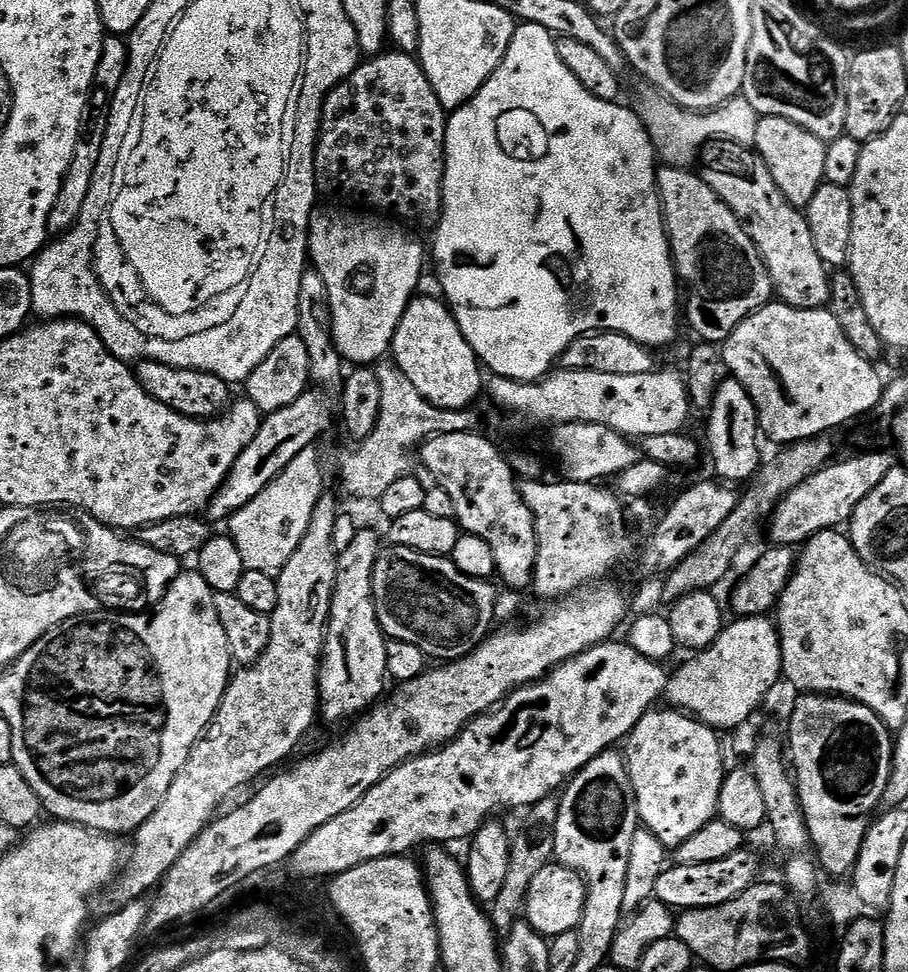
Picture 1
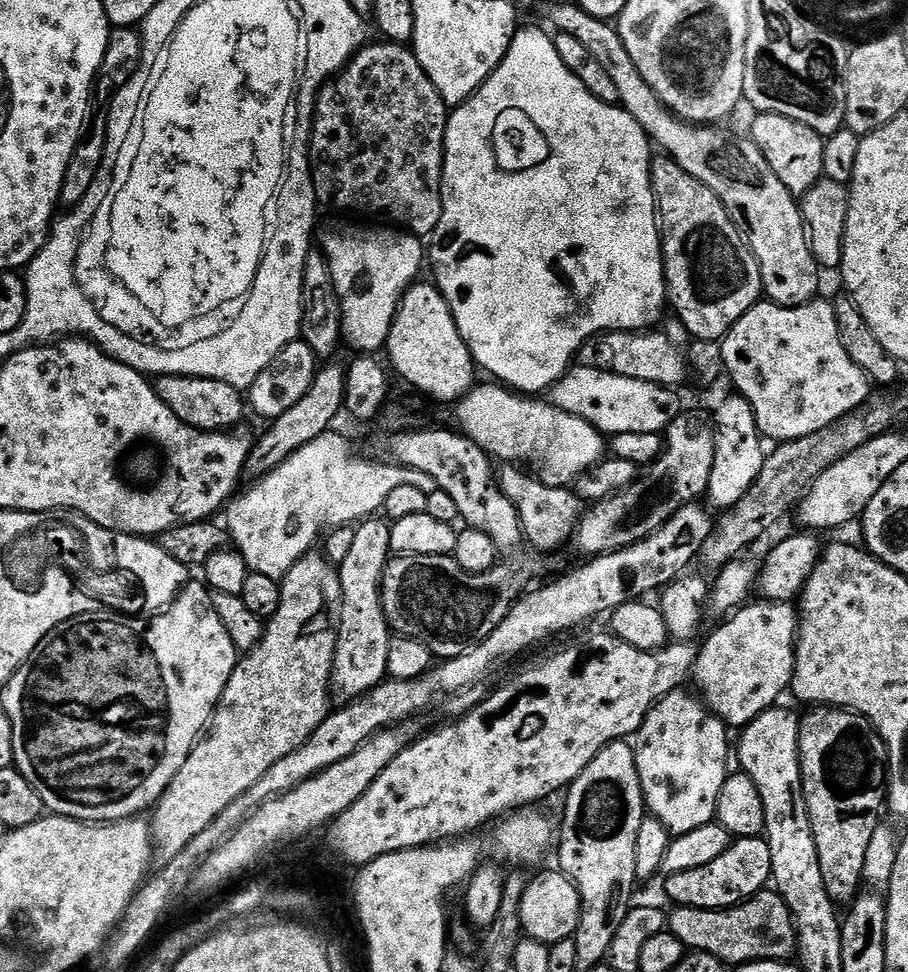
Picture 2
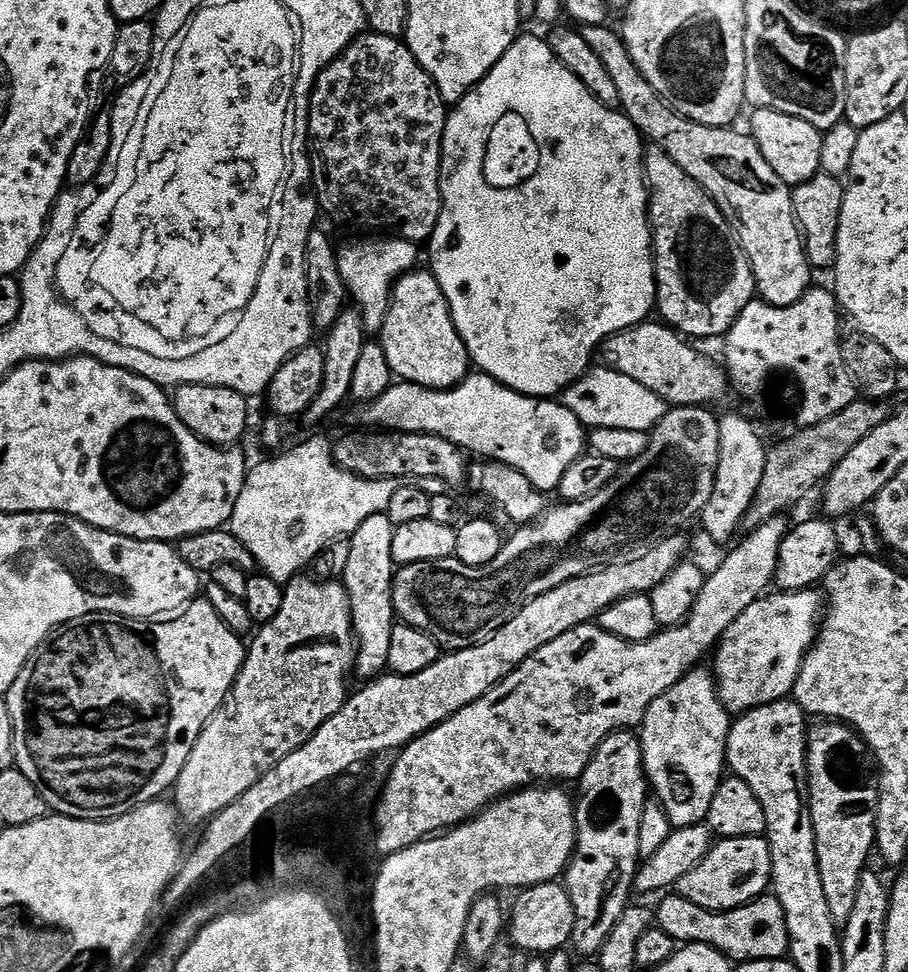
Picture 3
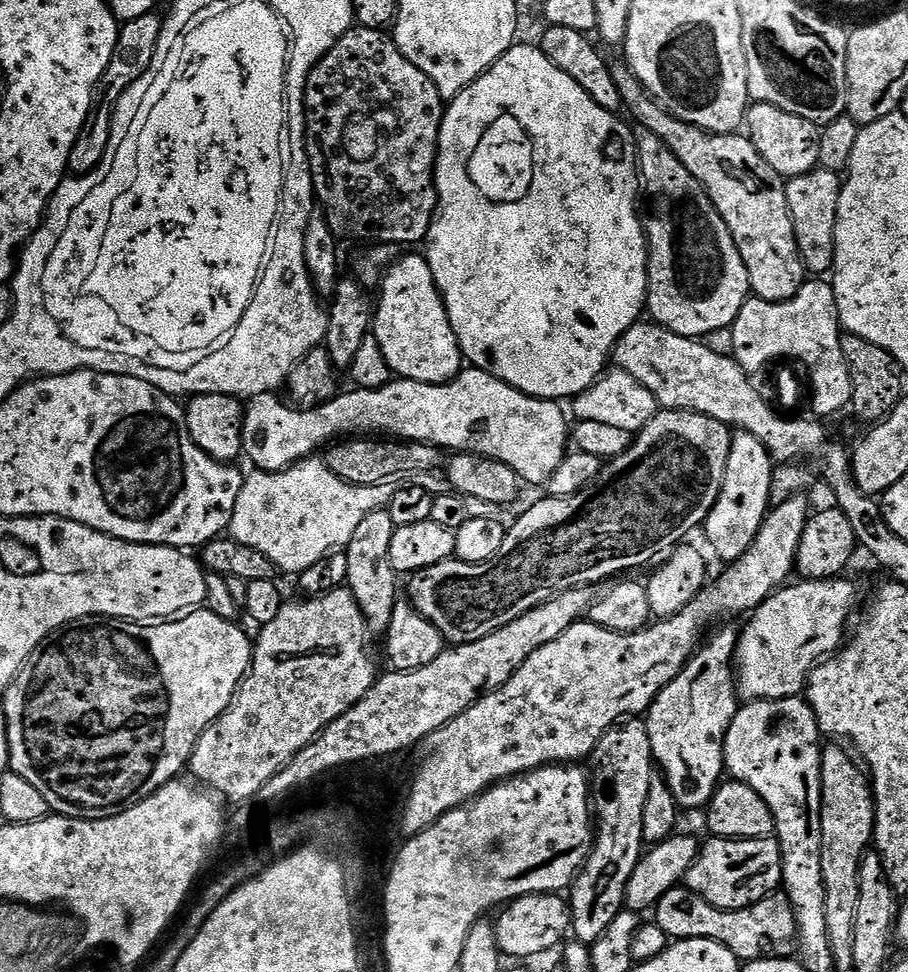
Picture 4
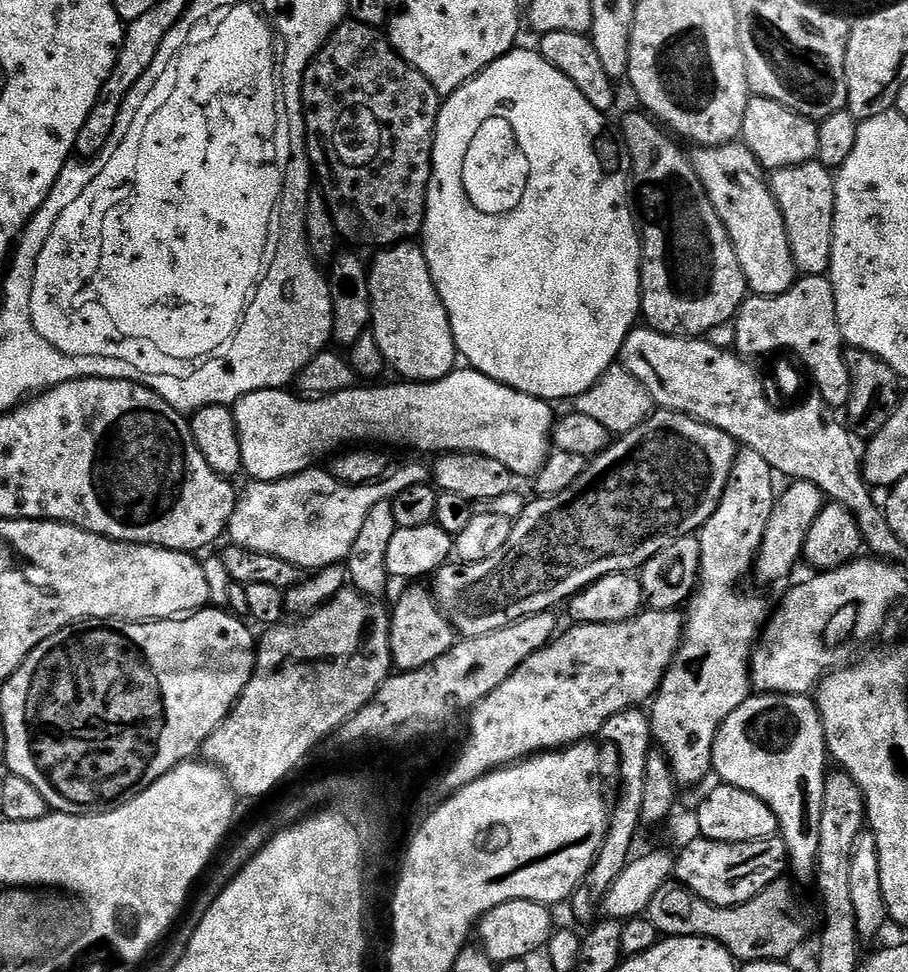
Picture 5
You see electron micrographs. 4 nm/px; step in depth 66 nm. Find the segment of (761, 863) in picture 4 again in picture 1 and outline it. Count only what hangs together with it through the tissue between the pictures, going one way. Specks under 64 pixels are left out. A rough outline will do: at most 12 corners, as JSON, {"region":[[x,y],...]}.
{"region":[[749,850],[719,862],[673,863],[655,899],[667,908],[713,908],[757,883]]}

